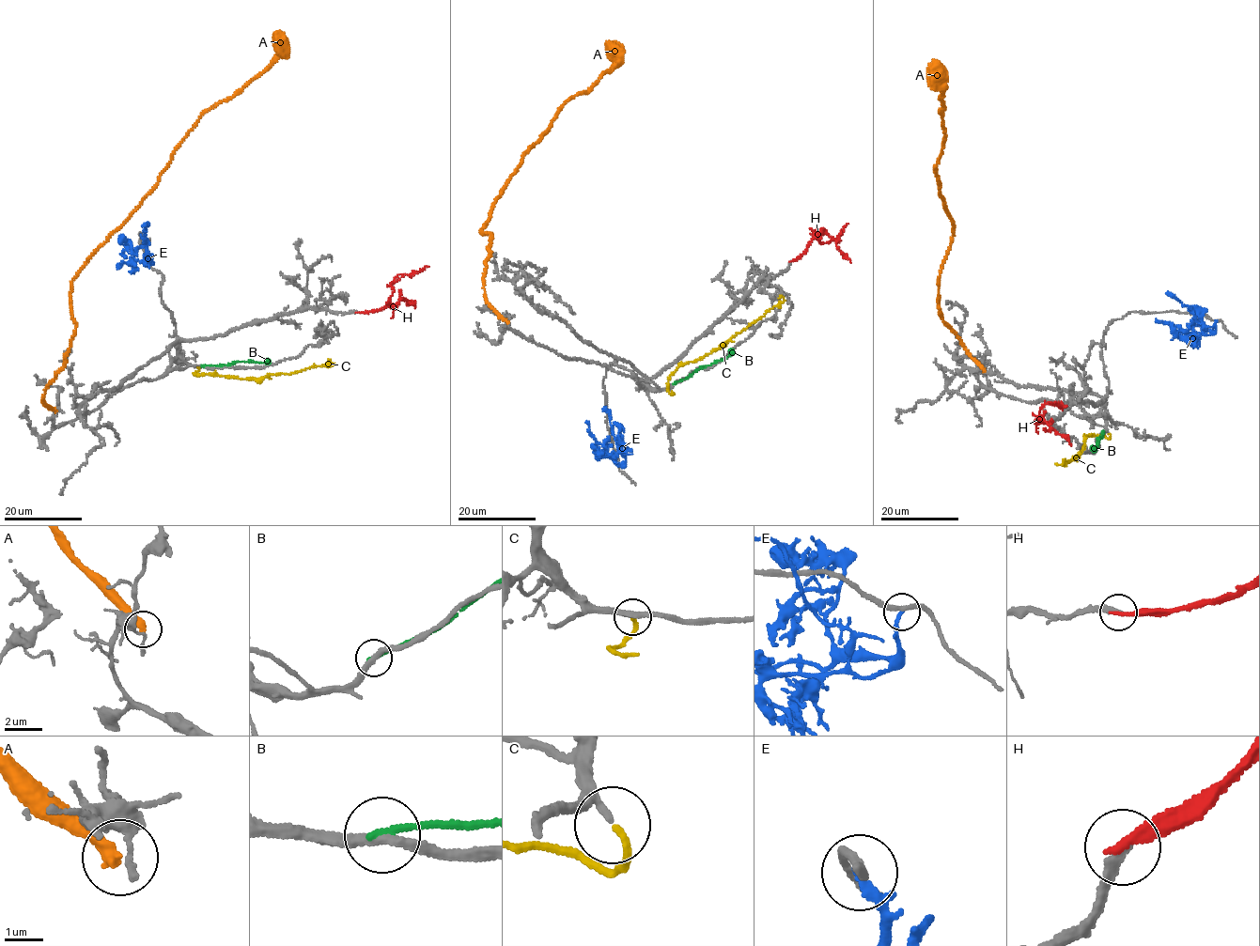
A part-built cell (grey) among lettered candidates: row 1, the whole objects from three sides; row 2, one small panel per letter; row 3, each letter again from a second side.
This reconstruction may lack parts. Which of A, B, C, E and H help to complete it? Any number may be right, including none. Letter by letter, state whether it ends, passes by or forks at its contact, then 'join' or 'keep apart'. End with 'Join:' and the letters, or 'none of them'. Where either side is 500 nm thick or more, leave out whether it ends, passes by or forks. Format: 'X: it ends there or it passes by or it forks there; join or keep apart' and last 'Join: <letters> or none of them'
A: it ends there; keep apart
B: it ends there; keep apart
C: it ends there; join
E: it ends there; keep apart
H: it ends there; join
Join: C, H

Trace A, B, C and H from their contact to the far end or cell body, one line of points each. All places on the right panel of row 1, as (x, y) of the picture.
A: (985, 370), (938, 309), (940, 271), (954, 223), (935, 169), (945, 131), (940, 111), (943, 85), (933, 60)
B: (1103, 432), (1097, 439), (1097, 446), (1090, 448)
C: (1109, 434), (1108, 439), (1102, 435), (1086, 436), (1079, 457), (1065, 461), (1065, 466), (1056, 465)
H: (1051, 419), (1048, 424), (1038, 418), (1041, 407), (1062, 401), (1060, 407), (1054, 403)

